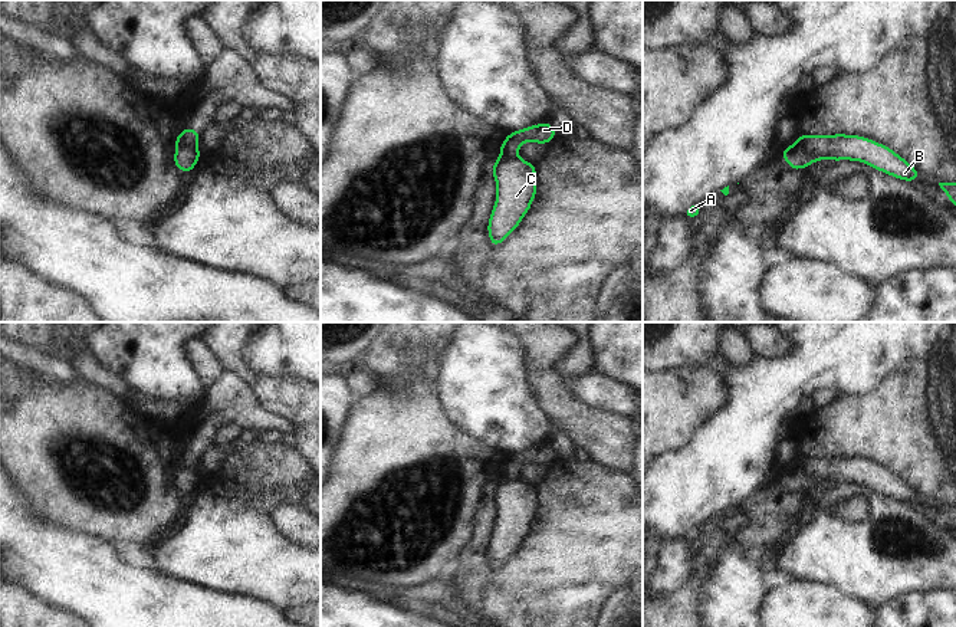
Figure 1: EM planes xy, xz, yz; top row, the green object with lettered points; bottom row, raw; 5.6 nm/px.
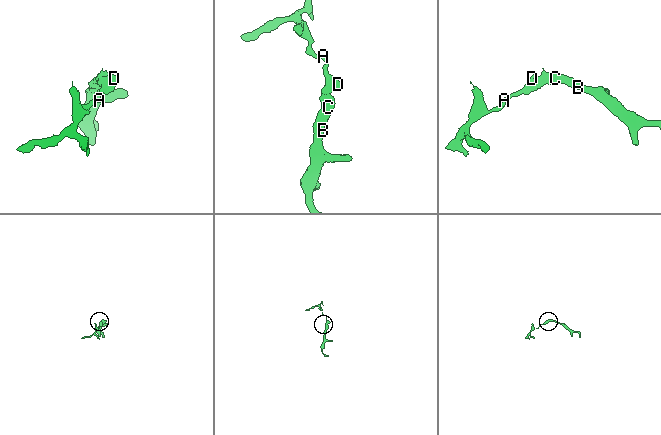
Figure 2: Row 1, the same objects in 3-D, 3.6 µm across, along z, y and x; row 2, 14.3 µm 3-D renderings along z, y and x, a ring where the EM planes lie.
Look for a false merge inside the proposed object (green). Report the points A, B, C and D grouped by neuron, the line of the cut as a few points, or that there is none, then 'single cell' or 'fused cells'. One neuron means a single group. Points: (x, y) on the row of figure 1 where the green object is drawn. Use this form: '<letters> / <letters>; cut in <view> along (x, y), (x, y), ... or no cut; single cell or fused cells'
A D / B C; cut in xy along (177, 145), (191, 145), (197, 151); fused cells

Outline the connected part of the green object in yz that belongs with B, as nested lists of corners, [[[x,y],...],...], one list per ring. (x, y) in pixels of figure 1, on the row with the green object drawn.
[[[801,134],[796,144],[809,155],[811,163],[819,160],[850,160],[861,161],[874,170],[903,181],[919,180],[919,171],[891,148],[860,135],[834,134],[804,135]]]

